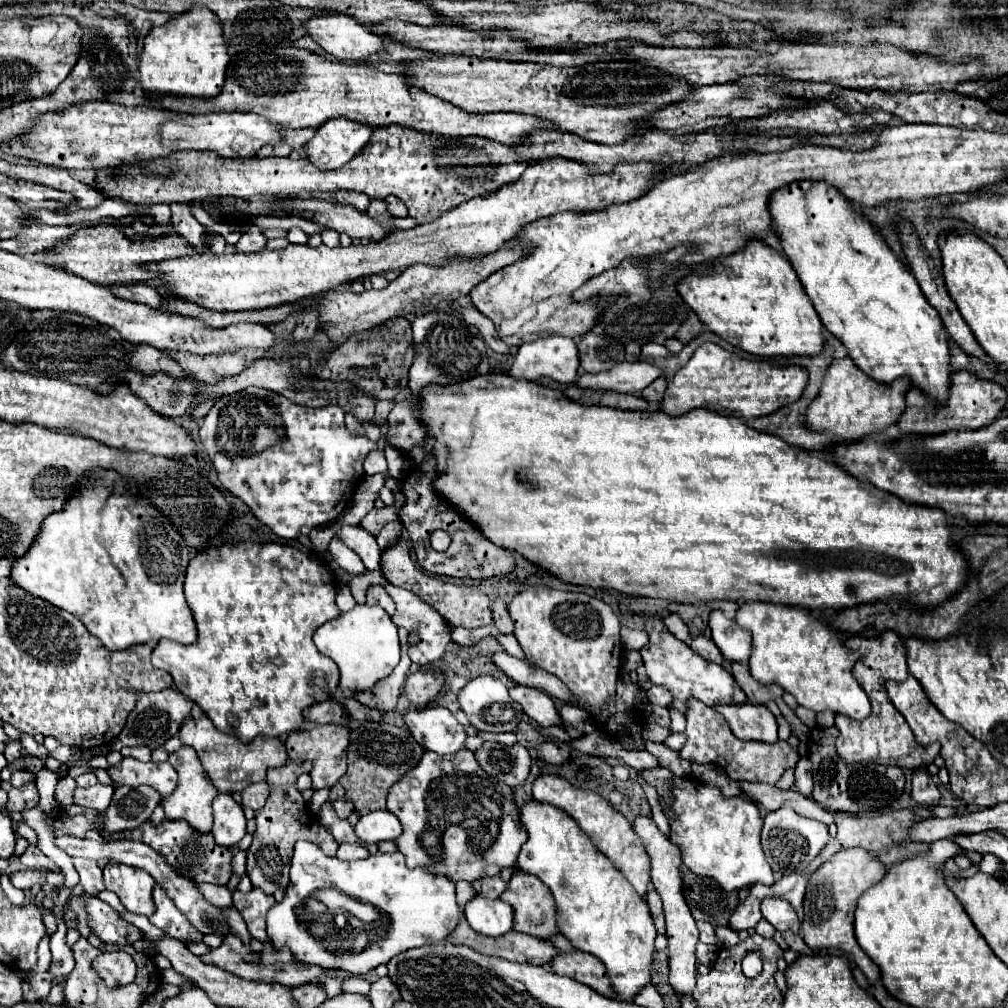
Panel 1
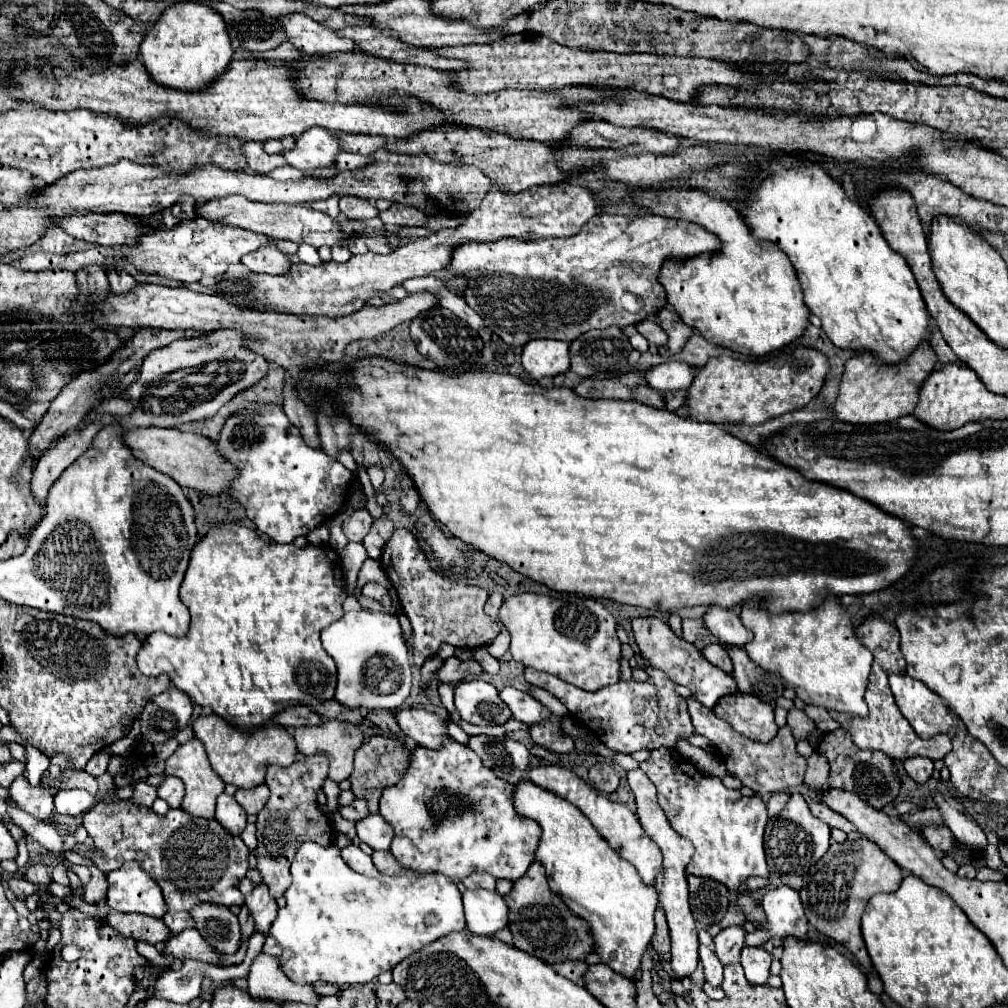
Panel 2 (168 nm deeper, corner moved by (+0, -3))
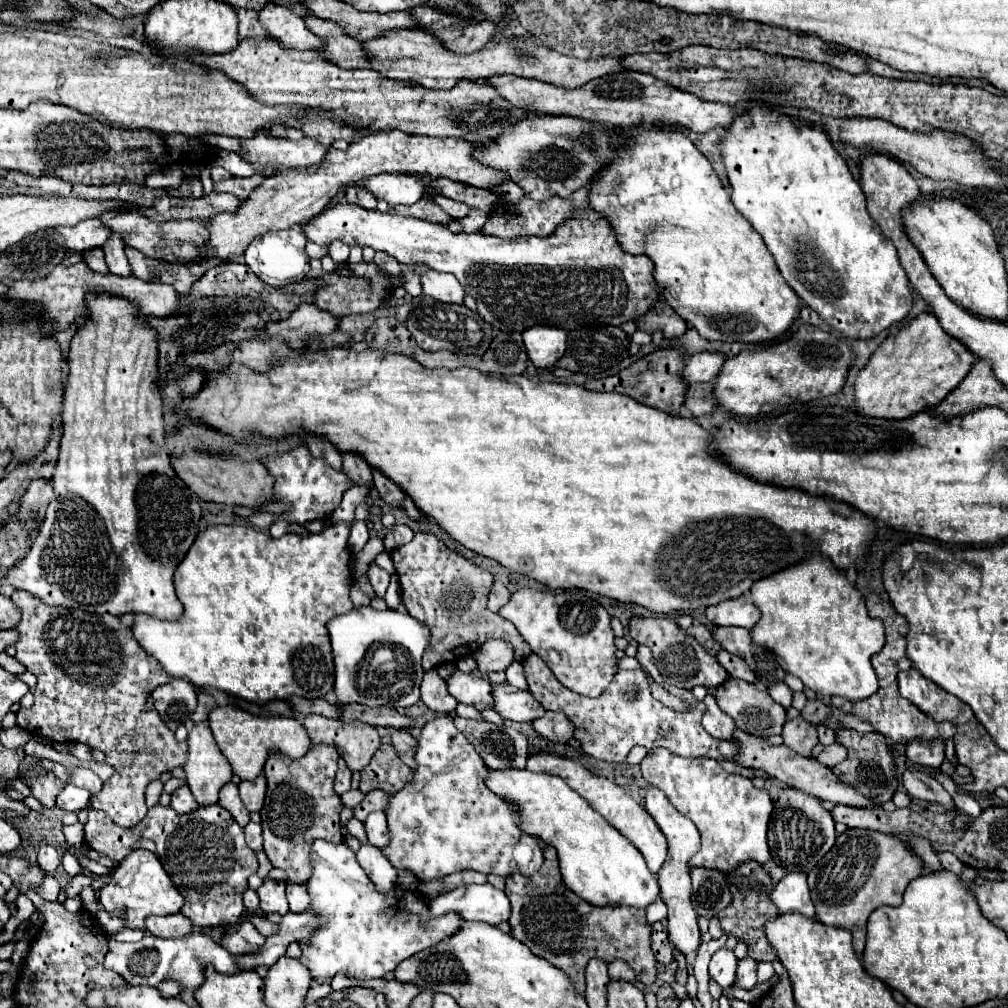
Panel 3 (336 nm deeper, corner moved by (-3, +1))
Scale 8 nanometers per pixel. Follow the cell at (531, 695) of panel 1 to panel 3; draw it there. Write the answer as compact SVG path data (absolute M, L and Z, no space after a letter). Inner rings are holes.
M508 683L496 685L492 689L494 695L494 709L510 721L534 721L544 715L544 707L532 697L530 691L520 691Z

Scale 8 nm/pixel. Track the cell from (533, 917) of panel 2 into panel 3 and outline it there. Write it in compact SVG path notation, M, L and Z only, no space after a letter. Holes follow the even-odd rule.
M544 847L544 863L534 877L524 877L520 873L506 877L506 895L512 903L512 915L508 919L512 937L530 947L534 955L568 971L580 993L584 993L584 967L592 957L606 963L612 959L626 961L646 985L656 979L656 959L650 949L652 929L646 923L644 911L632 907L594 907L568 889L566 899L558 899L564 897L564 885L554 847ZM574 969L576 973L570 973Z

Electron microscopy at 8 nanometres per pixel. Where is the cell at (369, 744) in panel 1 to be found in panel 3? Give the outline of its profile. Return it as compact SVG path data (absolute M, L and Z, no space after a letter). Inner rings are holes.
M380 745L378 751L372 755L368 767L362 769L360 791L368 793L372 789L382 789L384 793L392 795L400 791L408 781L412 781L414 771L404 765L392 745Z

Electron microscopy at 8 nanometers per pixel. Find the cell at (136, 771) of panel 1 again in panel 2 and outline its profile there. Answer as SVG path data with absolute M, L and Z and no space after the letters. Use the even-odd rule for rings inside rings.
M167 777L161 785L159 785L159 797L165 799L169 803L169 807L173 809L179 809L181 807L181 801L183 801L183 795L185 795L185 787L183 787L183 781L177 779L177 777Z

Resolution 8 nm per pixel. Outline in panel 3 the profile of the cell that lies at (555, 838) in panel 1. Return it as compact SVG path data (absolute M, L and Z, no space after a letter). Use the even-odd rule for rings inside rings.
M504 769L504 771L490 771L486 779L488 789L494 793L500 793L508 801L514 801L520 809L520 823L522 829L530 835L536 835L538 839L546 841L552 845L558 853L558 863L560 863L560 873L564 885L574 891L578 897L584 901L596 905L596 907L606 907L606 905L628 905L636 909L648 909L658 895L658 881L656 877L648 871L646 861L642 853L624 837L620 835L610 823L604 821L600 813L596 813L586 799L582 799L574 789L570 789L560 777L556 775L546 775L546 773L532 773L528 769Z

